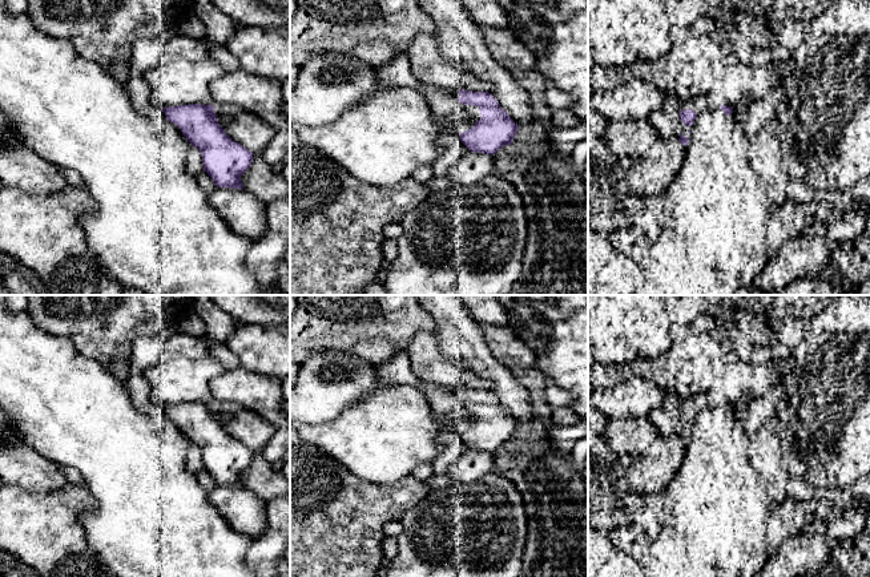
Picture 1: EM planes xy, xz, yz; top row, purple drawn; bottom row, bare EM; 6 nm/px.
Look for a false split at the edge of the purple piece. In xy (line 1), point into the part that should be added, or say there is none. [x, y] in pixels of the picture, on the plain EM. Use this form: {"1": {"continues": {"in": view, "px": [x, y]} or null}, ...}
{"1": {"continues": null}}

